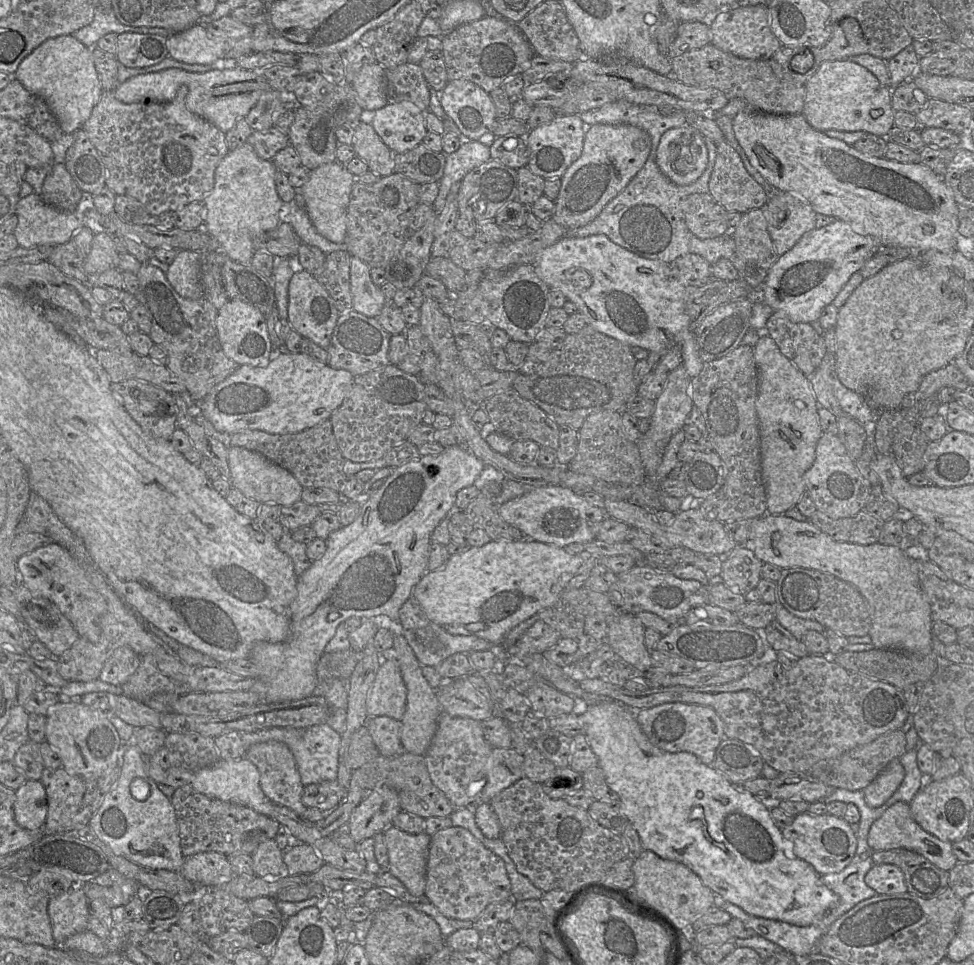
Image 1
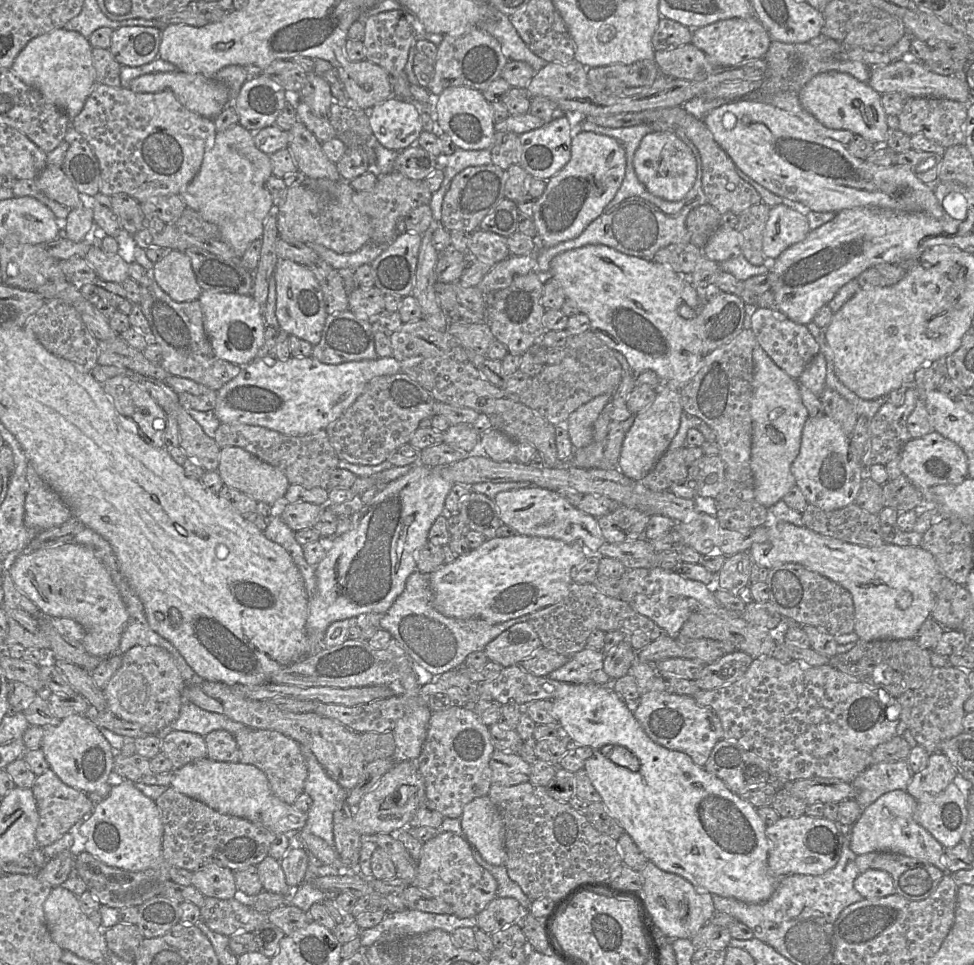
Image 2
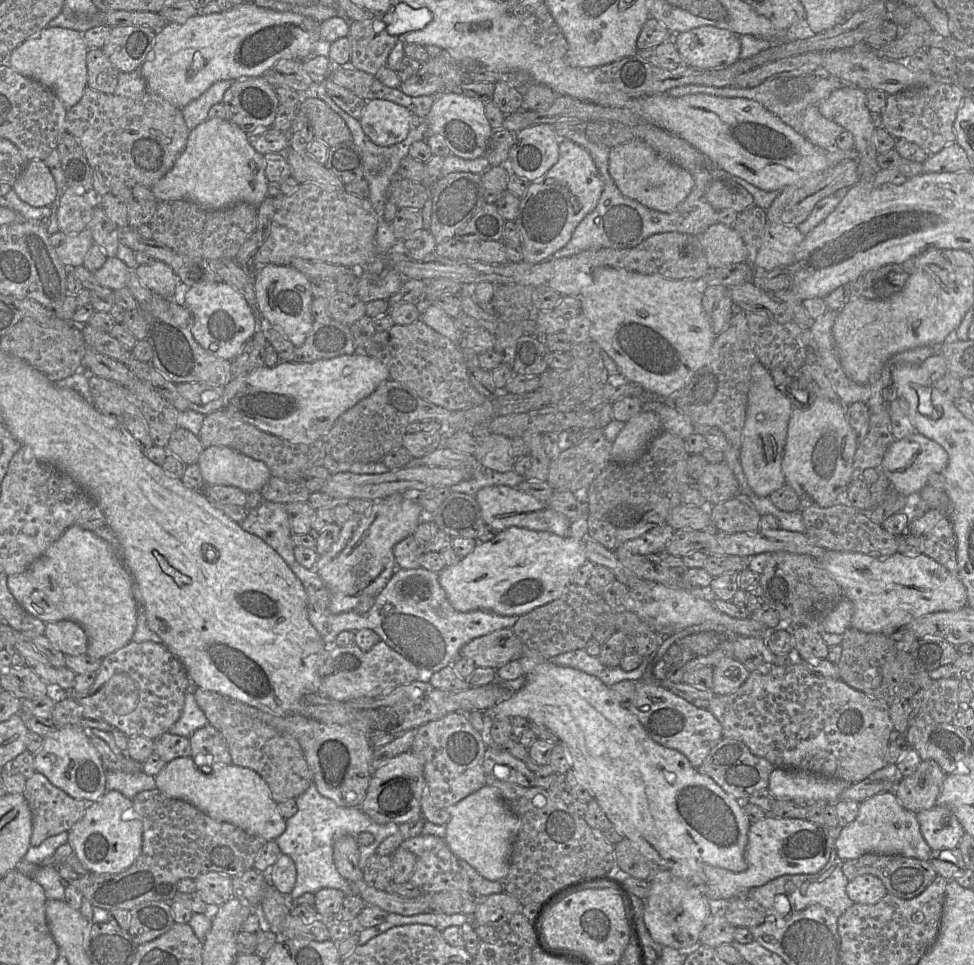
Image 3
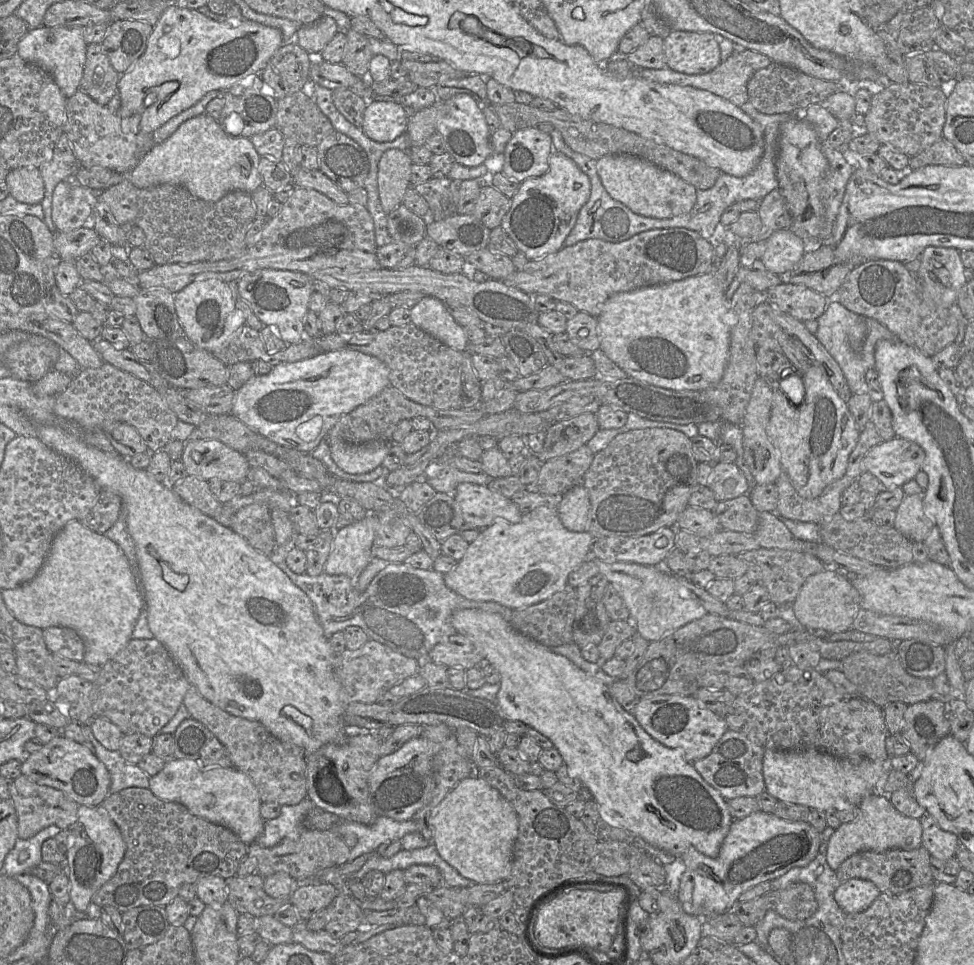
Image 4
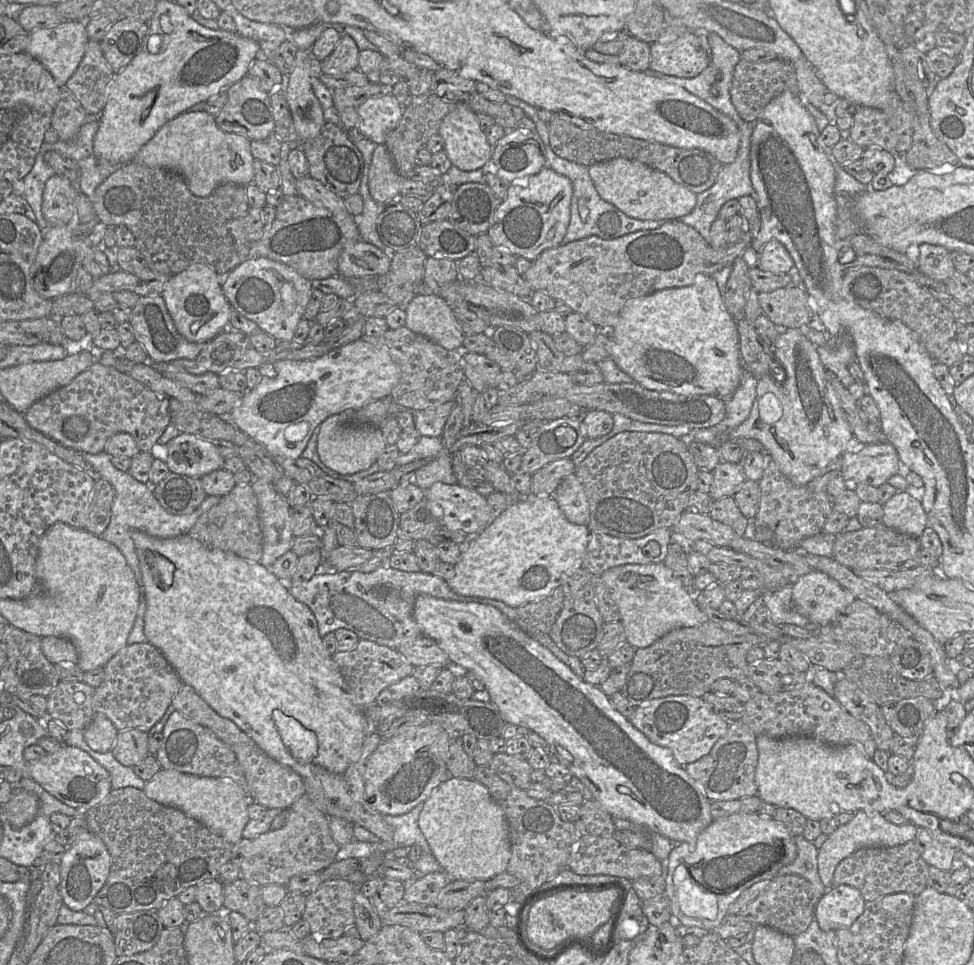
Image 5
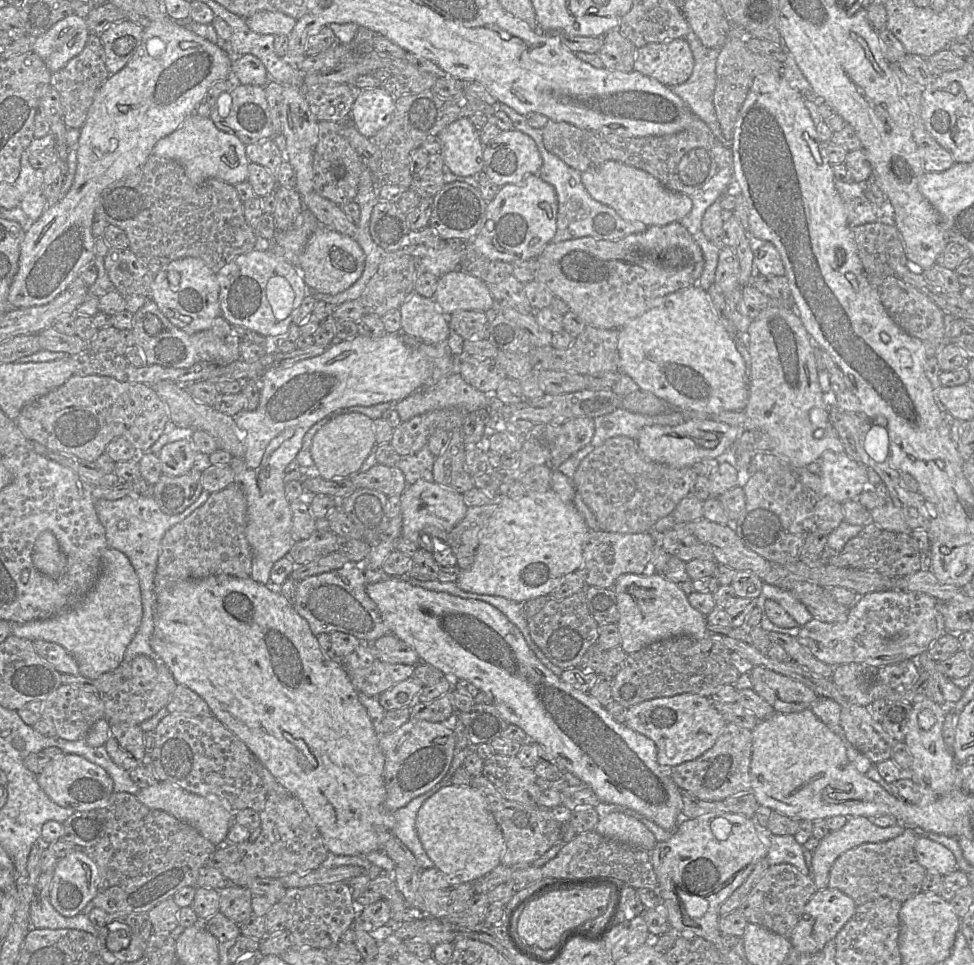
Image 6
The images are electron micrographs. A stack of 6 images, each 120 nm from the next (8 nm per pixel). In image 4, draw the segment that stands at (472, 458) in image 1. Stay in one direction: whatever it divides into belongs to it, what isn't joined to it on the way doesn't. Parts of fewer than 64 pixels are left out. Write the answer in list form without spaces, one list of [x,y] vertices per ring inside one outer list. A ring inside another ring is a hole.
[[[368,513],[362,520],[335,531],[324,572],[358,577],[372,559],[371,549],[378,524],[377,516]]]

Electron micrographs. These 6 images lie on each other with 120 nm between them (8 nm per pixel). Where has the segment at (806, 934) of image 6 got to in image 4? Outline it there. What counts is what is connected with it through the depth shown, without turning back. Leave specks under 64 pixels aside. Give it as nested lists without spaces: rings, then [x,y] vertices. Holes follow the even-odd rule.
[[[852,878],[838,886],[834,899],[846,914],[852,914],[866,910],[880,893],[872,881]]]

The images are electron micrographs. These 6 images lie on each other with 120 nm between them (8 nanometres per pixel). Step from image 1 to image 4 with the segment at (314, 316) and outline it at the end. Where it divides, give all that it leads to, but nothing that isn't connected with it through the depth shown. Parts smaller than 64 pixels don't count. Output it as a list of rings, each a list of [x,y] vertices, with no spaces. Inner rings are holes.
[[[258,269],[243,274],[237,280],[238,293],[265,325],[274,328],[287,344],[298,343],[304,337],[304,317],[308,312],[308,301],[313,279],[301,272],[276,269]]]

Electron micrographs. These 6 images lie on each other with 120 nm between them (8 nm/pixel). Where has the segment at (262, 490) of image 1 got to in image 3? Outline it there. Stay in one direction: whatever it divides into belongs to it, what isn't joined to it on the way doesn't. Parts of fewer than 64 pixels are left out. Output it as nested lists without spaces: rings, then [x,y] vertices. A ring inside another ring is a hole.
[[[226,446],[204,448],[196,463],[208,486],[235,486],[246,493],[261,491],[272,476],[267,465]]]

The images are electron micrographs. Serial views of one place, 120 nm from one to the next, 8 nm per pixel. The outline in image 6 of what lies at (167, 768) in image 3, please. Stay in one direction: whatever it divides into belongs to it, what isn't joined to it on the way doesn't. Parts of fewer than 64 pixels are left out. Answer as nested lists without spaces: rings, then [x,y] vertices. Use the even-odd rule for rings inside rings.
[[[158,781],[152,786],[140,789],[135,796],[148,808],[165,811],[178,820],[191,825],[216,846],[223,845],[234,822],[235,812],[229,809],[226,801],[214,795],[203,797],[190,793],[171,782]]]

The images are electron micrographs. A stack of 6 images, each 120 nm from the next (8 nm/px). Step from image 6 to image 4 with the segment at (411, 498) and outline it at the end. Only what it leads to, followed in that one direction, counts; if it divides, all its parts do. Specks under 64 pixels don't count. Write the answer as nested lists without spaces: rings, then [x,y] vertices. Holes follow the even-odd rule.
[[[459,484],[454,498],[470,529],[484,529],[499,521],[518,523],[523,516],[511,498],[493,492],[484,485]]]

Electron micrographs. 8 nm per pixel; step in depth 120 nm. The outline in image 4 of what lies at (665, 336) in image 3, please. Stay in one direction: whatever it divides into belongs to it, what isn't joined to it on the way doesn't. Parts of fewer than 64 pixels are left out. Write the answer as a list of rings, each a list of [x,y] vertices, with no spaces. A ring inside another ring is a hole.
[[[724,241],[715,246],[714,264],[707,273],[610,297],[597,317],[600,348],[607,357],[629,377],[665,389],[703,391],[718,383],[727,365],[730,345],[730,300],[726,298],[716,275],[726,249]]]

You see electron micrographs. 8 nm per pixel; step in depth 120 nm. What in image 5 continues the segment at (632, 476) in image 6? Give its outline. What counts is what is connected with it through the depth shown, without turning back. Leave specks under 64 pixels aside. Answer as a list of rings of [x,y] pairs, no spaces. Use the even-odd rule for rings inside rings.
[[[624,431],[614,435],[603,444],[596,447],[592,452],[590,452],[587,457],[579,464],[579,466],[576,467],[575,475],[584,488],[589,504],[590,520],[588,523],[588,529],[590,531],[600,531],[615,537],[629,539],[644,537],[660,528],[670,528],[672,531],[672,527],[687,507],[689,496],[695,490],[697,490],[697,478],[699,470],[700,469],[695,464],[692,455],[689,452],[688,445],[683,440],[670,434]]]

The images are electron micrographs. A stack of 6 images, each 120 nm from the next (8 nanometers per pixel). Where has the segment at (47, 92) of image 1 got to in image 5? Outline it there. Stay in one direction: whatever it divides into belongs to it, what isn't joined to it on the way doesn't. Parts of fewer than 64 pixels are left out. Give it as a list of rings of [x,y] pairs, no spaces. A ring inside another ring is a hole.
[[[64,21],[55,27],[30,32],[24,52],[37,59],[49,71],[62,91],[79,66],[89,40],[83,21]]]

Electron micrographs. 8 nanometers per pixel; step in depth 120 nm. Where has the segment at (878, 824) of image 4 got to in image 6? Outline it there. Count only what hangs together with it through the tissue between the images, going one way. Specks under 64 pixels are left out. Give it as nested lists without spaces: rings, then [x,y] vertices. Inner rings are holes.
[[[864,816],[849,817],[839,830],[830,831],[820,840],[812,853],[811,877],[817,889],[828,888],[829,874],[835,860],[845,851],[863,843],[884,842],[904,832],[906,827],[896,824],[891,827],[879,827]]]

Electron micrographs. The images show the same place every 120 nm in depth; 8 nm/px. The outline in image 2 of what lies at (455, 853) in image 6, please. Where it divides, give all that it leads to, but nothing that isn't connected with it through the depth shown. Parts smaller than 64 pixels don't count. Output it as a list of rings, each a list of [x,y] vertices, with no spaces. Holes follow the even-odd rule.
[[[489,796],[465,805],[460,817],[463,836],[489,864],[506,867],[505,827]]]

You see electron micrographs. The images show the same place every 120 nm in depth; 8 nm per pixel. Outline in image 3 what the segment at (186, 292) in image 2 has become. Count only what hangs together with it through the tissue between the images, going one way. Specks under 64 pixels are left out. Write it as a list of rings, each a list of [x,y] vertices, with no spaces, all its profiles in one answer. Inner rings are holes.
[[[155,261],[149,265],[140,265],[133,271],[144,286],[165,298],[173,297],[177,284],[181,282],[173,269],[162,261]]]

